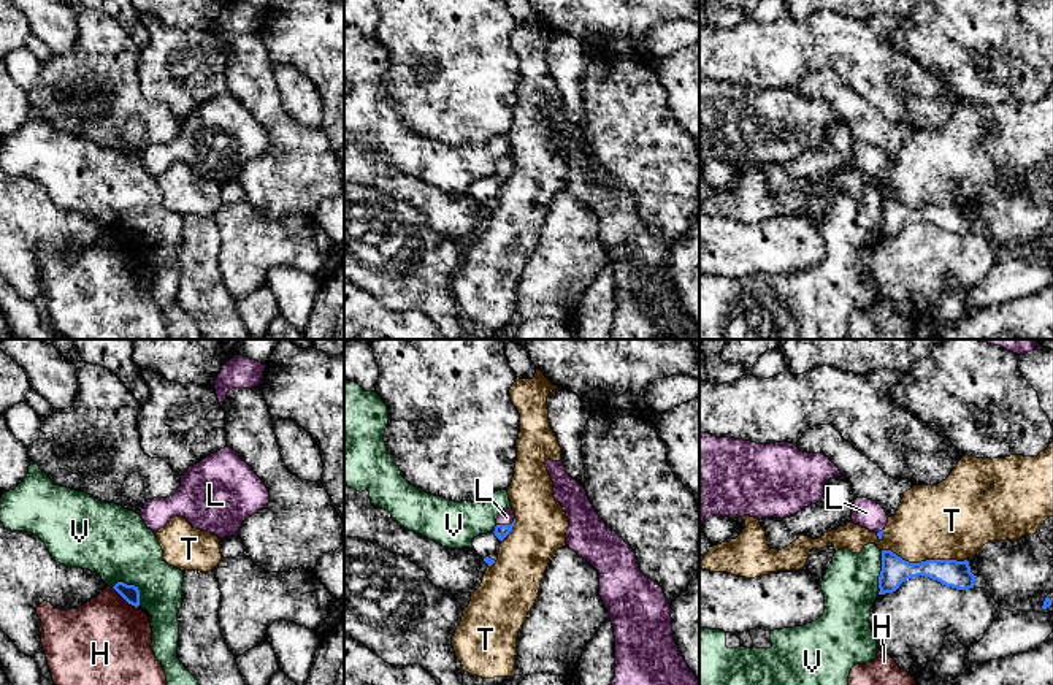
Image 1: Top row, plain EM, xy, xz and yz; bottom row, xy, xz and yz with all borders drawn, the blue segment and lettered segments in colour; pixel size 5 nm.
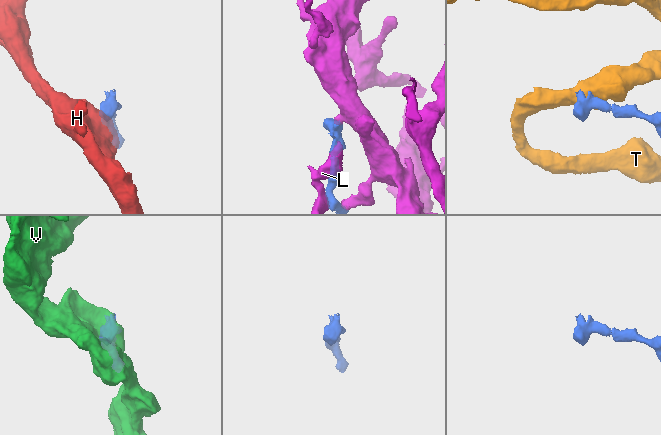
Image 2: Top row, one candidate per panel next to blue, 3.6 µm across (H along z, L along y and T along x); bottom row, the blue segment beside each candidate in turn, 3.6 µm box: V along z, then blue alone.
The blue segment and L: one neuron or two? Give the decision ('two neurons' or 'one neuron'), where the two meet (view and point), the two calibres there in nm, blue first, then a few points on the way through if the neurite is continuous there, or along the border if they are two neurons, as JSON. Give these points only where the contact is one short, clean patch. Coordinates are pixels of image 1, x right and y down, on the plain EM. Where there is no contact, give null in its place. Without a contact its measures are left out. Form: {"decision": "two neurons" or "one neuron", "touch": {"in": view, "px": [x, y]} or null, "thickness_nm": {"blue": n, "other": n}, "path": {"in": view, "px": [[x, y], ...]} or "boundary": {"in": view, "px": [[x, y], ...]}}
{"decision": "one neuron", "touch": {"in": "xz", "px": [506, 170]}, "thickness_nm": {"blue": 70, "other": 80}, "path": {"in": "xz", "px": [[501, 176], [506, 170], [506, 162]]}}

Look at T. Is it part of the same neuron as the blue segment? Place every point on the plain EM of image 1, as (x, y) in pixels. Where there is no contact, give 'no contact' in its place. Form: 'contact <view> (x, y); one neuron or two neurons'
contact yz (925, 206); two neurons

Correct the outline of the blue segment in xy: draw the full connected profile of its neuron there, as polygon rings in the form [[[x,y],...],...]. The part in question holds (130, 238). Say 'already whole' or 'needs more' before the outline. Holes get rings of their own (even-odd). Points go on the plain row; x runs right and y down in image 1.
already whole; [[[117,227],[113,232],[128,249],[138,252],[140,251],[140,235],[135,230],[127,230],[124,227]]]

